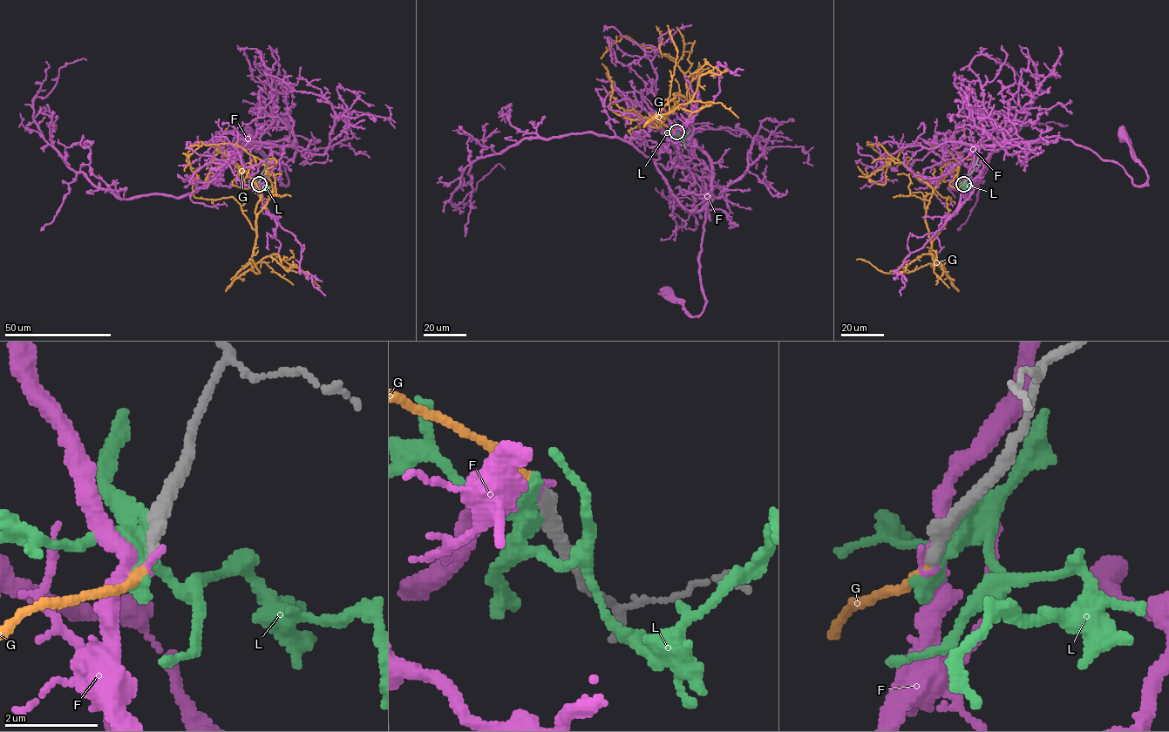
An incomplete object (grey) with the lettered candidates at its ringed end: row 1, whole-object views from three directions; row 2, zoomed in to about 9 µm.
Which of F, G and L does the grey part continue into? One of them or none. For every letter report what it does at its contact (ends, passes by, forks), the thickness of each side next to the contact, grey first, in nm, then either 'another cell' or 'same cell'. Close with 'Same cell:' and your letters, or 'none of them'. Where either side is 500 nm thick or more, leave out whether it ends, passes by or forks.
F: it passes by | 320/280 nm | another cell
G: it ends | 320/190 nm | same cell
L: it forks | 440/280 nm | another cell
Same cell: G

